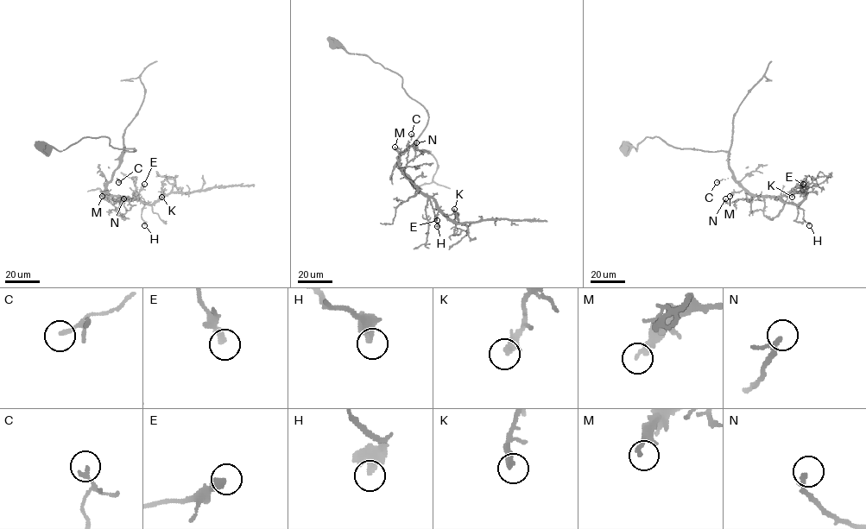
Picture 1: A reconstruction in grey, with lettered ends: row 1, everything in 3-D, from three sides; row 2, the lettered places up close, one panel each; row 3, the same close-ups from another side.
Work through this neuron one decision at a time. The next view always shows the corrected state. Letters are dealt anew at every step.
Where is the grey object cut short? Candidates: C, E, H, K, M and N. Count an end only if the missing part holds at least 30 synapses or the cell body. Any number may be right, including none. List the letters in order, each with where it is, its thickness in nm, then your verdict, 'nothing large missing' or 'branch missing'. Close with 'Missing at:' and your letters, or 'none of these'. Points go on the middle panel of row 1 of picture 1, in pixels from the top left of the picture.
C: place (411, 134); calibre 180 nm; nothing large missing
E: place (437, 220); calibre 340 nm; nothing large missing
H: place (437, 226); calibre 400 nm; nothing large missing
K: place (454, 209); calibre 260 nm; nothing large missing
M: place (395, 147); calibre 200 nm; nothing large missing
N: place (416, 142); calibre 170 nm; nothing large missing
Missing at: none of these

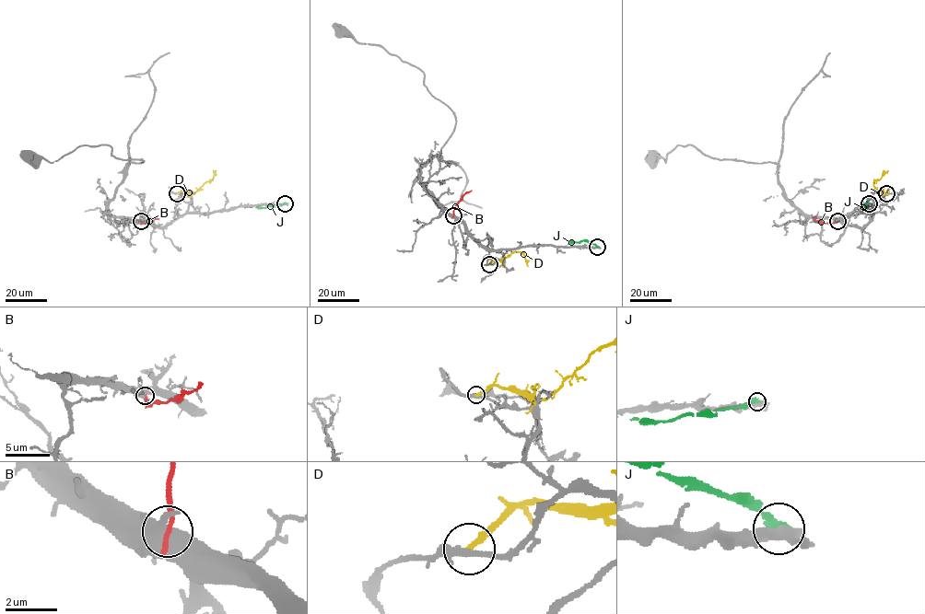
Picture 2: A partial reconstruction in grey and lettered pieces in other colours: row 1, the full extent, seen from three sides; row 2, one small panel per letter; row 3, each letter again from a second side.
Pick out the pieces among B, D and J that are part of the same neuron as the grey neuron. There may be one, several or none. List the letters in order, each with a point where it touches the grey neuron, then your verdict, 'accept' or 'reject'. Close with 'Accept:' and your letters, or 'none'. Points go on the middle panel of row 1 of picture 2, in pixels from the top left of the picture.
B: contact (453, 215); reject
D: contact (489, 264); reject
J: contact (597, 247); reject
Accept: none

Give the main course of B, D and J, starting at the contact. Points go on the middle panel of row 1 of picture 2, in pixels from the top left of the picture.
B: (453, 215), (453, 207), (472, 191)
D: (489, 263), (521, 251), (528, 266)
J: (598, 247), (587, 240), (567, 243)

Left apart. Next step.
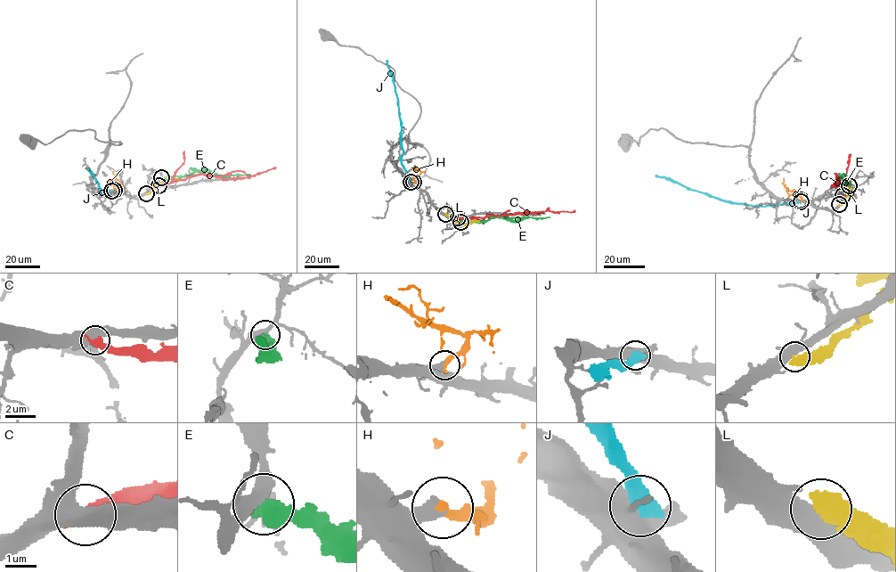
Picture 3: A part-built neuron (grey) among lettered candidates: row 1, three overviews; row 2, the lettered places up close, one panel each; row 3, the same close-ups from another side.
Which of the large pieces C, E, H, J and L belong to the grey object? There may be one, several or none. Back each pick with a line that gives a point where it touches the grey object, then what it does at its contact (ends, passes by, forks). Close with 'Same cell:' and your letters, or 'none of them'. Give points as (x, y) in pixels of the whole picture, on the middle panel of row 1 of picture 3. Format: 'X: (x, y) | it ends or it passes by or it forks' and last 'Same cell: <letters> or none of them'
H: (413, 182) | it ends
Same cell: H

